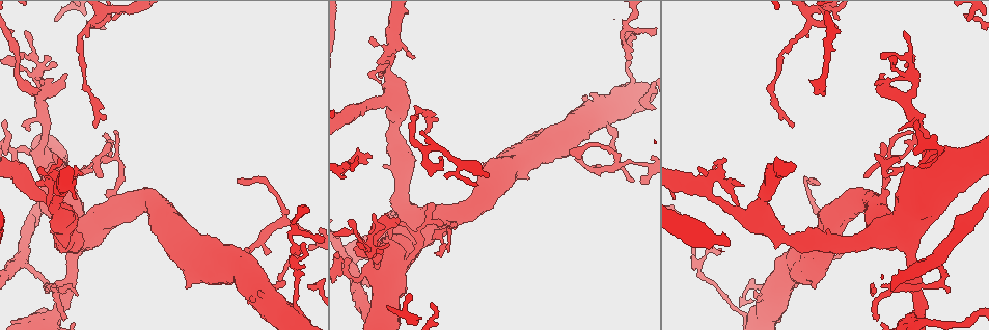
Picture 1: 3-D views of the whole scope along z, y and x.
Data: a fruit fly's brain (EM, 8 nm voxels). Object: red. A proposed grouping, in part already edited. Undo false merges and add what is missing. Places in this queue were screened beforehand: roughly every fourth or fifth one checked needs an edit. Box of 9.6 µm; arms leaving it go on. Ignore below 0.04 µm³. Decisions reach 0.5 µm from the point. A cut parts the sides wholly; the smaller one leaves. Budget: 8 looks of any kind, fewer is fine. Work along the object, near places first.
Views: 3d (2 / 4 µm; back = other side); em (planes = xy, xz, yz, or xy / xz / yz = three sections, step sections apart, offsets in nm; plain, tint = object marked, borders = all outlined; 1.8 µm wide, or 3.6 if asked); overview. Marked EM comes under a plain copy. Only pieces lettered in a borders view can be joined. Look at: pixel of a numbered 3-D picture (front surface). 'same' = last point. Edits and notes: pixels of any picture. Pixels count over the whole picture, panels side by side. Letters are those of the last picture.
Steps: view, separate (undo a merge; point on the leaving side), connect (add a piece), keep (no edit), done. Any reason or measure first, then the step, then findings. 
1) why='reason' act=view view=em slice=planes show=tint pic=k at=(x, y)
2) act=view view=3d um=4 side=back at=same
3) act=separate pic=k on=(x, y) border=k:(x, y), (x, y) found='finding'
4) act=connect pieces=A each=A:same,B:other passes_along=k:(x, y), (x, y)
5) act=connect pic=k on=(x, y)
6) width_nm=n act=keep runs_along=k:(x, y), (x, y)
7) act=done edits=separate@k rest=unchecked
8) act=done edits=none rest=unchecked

why='thick end' act=view view=em slice=planes show=tint pic=1 at=(403, 295)

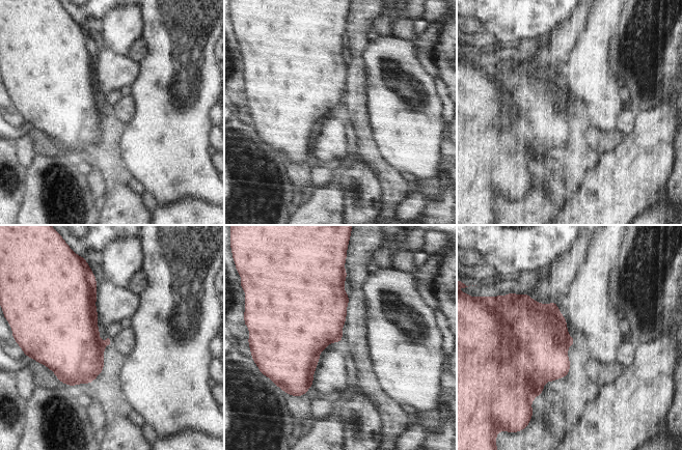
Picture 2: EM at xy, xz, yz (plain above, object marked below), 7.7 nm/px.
why='see the neighbours' act=view view=em slice=planes show=borders at=same

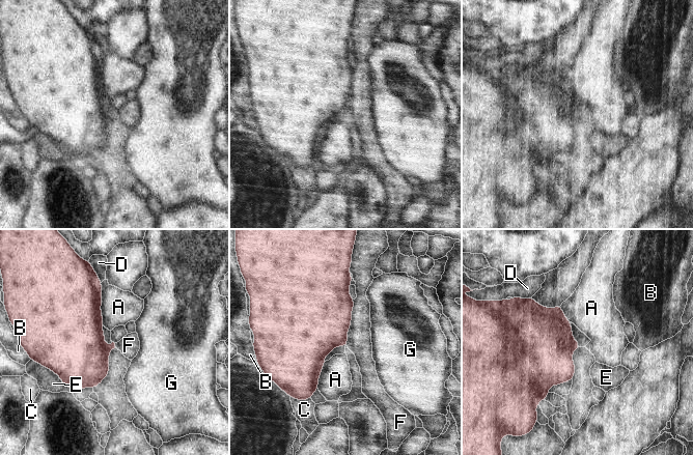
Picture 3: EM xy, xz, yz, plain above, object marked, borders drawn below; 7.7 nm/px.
act=keep each=A:other,B:other,C:other,D:other,E:other,F:other,G:other border=3:(354, 300), (347, 346) found='none of them fits'

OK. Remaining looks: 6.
act=view view=em slice=planes show=tint pic=1 at=(935, 152)

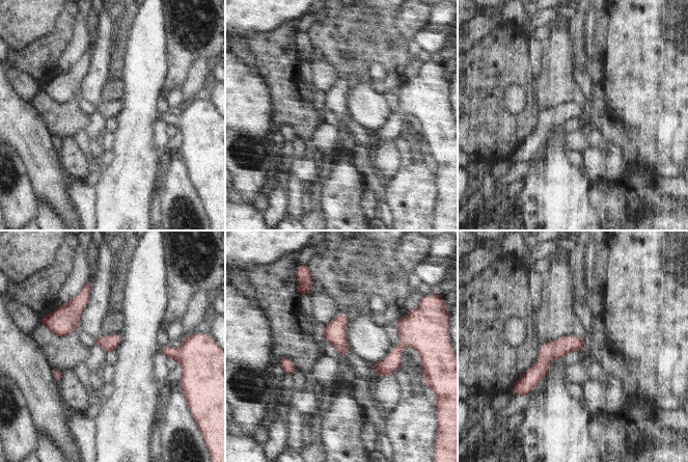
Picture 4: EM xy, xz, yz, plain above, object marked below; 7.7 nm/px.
why='what lies round it' act=view view=em slice=planes show=borders at=same

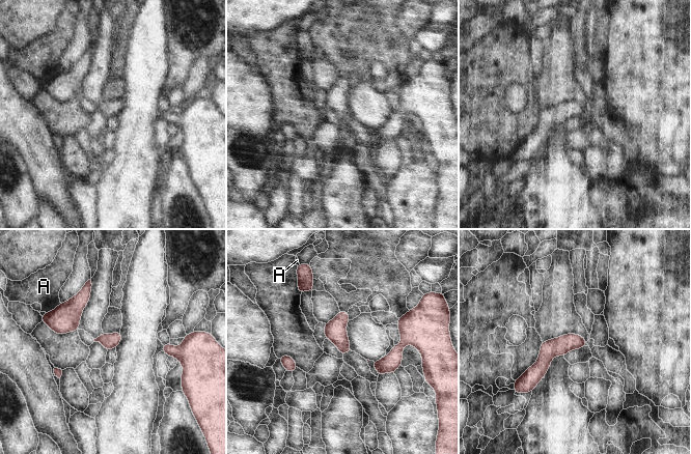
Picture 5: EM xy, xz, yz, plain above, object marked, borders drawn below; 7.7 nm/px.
longest_contact=A:130nm act=keep each=A:other found='one neuron here'

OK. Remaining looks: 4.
why='tapers out' act=view view=em slice=xy step=16 show=tint pic=1 at=(911, 132)

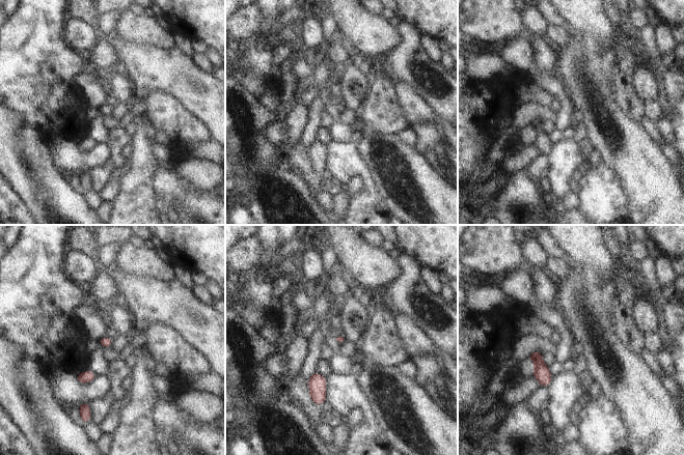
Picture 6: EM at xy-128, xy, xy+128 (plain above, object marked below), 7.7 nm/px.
why='cut it another way' act=view view=em slice=planes show=borders at=same

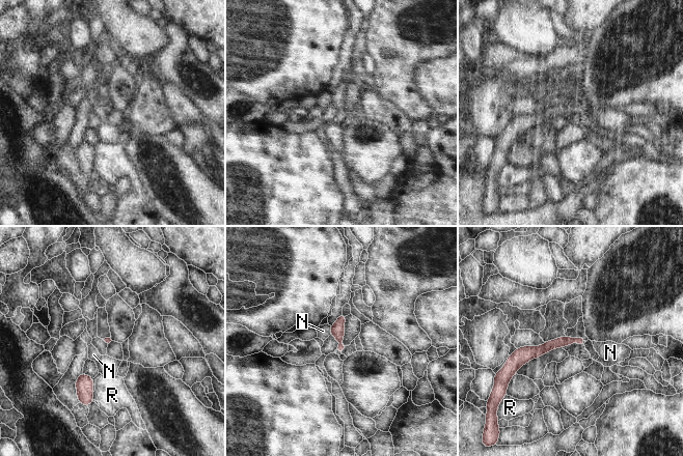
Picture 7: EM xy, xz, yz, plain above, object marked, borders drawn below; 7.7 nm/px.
act=keep each=N:other,R:other found='no lettered piece goes on from it'

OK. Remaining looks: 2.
act=done edits=none rest=unchecked

